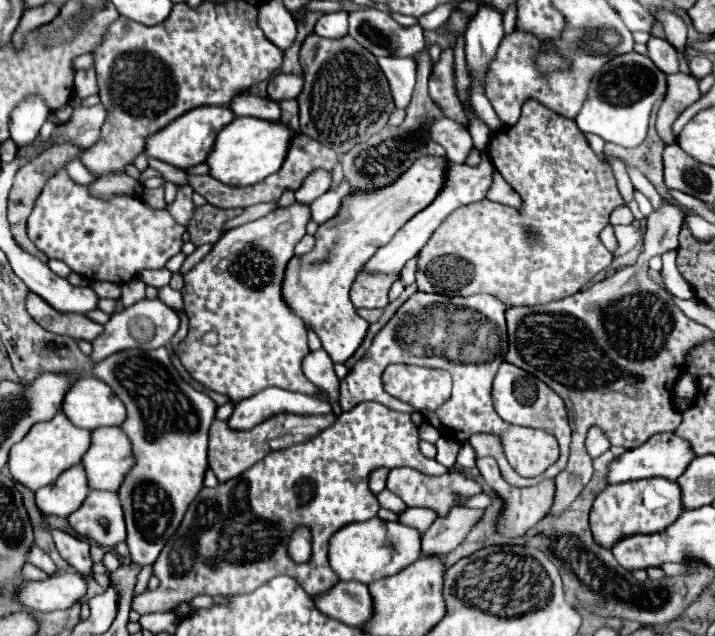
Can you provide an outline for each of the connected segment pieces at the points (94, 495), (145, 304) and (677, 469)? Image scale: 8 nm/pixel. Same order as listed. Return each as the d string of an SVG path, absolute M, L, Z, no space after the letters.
M92 490L84 504L68 516L70 526L82 538L88 538L104 548L114 548L126 540L126 526L116 492Z
M142 300L130 308L124 308L122 312L112 314L112 318L106 322L104 332L92 340L92 354L90 358L96 360L104 360L108 358L108 354L126 350L126 348L160 348L166 346L170 342L170 338L178 332L180 326L180 318L178 314L168 308L164 302L160 300Z
M664 432L664 434L656 434L652 436L646 444L626 450L622 456L614 458L608 464L608 484L620 484L620 482L634 482L634 480L644 480L644 478L666 478L666 480L676 480L686 466L690 464L690 460L694 458L692 448L688 446L688 442L684 442L682 438L678 438L672 432Z

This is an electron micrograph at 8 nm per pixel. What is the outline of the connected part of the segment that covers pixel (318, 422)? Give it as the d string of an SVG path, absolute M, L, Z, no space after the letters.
M280 412L280 414L274 414L274 416L266 418L264 422L260 422L258 426L254 426L248 432L236 432L236 430L230 430L226 426L226 422L214 420L212 426L210 426L212 442L208 446L208 464L212 464L212 470L214 470L216 478L220 482L224 482L224 480L240 476L242 472L252 468L256 462L260 462L262 458L266 458L274 450L284 450L288 446L294 446L294 444L300 444L300 442L306 442L306 440L318 436L322 430L330 428L334 422L336 422L334 414L300 416L300 414Z

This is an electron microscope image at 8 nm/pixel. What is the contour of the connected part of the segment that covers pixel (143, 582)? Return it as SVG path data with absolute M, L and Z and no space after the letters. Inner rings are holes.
M147 565L142 568L138 574L138 580L134 588L134 596L141 594L146 590L150 578L153 576L153 565Z

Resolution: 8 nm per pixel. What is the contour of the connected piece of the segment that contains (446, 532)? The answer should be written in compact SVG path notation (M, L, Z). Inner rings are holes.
M452 506L450 512L446 516L438 516L436 522L422 536L422 556L444 556L452 552L480 516L482 510Z

